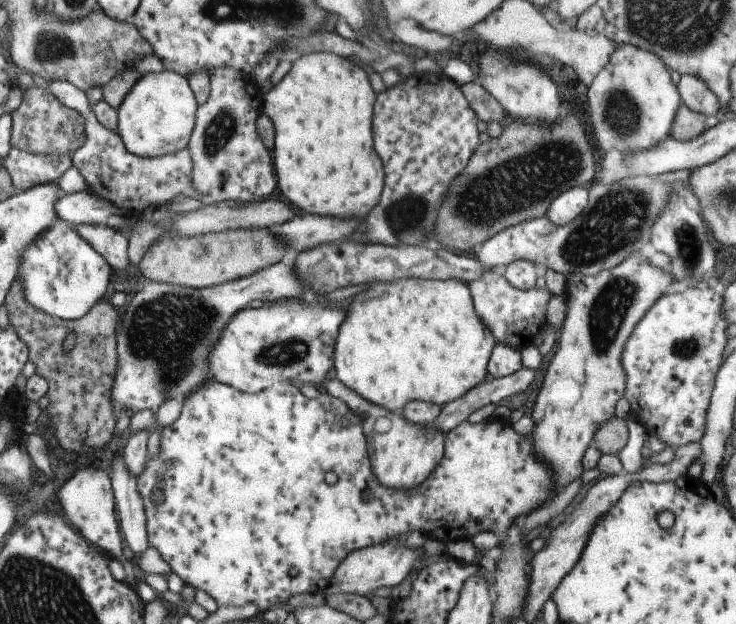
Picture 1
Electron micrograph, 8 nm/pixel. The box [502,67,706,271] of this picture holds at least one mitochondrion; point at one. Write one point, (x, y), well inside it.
(609, 228)

